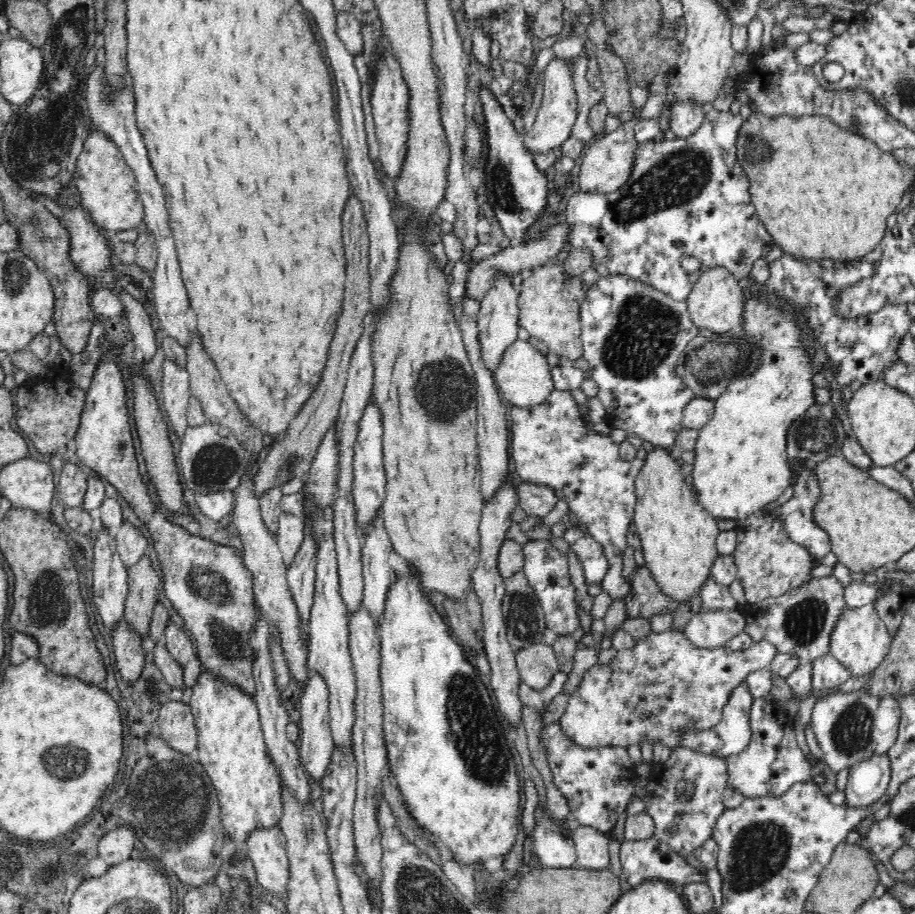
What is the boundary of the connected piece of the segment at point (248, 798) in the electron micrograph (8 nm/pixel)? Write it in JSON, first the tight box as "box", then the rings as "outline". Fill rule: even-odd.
{"box":[190,672,282,842],"outline":[[[201,672],[190,696],[190,709],[193,710],[194,722],[197,728],[197,750],[200,763],[218,793],[219,818],[227,837],[246,842],[248,834],[256,828],[272,828],[281,822],[282,792],[281,781],[271,762],[266,741],[261,729],[259,710],[256,701],[249,694],[223,684],[213,674]]]}

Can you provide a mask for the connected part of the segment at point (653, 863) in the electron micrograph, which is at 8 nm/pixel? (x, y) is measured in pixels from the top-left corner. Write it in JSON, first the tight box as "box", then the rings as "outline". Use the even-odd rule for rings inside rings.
{"box":[619,836,705,887],"outline":[[[653,836],[646,840],[624,841],[619,851],[620,862],[622,865],[621,877],[631,886],[638,886],[644,880],[657,878],[665,884],[681,887],[682,884],[692,881],[705,882],[705,873],[699,873],[686,863],[686,858],[674,851],[666,842],[658,840]]]}

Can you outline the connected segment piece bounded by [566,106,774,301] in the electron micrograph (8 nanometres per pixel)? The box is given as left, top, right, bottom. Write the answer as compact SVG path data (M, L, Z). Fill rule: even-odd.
M710 106L705 111L705 117L702 124L698 126L698 128L694 130L694 134L691 134L688 138L676 138L674 140L664 139L657 144L651 140L647 145L640 144L637 151L638 154L635 168L633 169L633 173L630 174L629 180L624 182L624 185L613 193L604 194L604 196L602 196L605 202L612 203L604 203L604 206L600 206L600 204L596 204L596 193L584 194L584 191L582 191L582 194L575 193L569 198L566 205L566 222L572 227L572 236L569 237L570 244L576 249L588 249L591 252L593 262L602 262L602 264L608 268L609 274L623 274L624 276L634 278L644 282L646 285L656 288L656 290L660 290L661 292L670 295L670 297L677 299L678 301L687 300L687 296L690 294L692 286L698 282L699 273L706 270L707 267L723 266L726 267L734 277L740 280L740 282L745 283L749 281L750 270L752 270L754 261L758 260L758 258L767 256L774 242L769 231L766 230L766 227L762 224L761 218L758 217L756 207L751 201L746 173L738 162L738 150L736 149L736 144L738 140L738 131L740 130L742 123L742 116L735 107L728 112L724 112L718 111ZM682 256L694 256L696 260L699 260L699 271L692 272L691 274L684 271L684 268L682 268Z

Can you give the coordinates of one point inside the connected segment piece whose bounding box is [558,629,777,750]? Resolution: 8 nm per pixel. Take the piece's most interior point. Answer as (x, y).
(663, 684)

